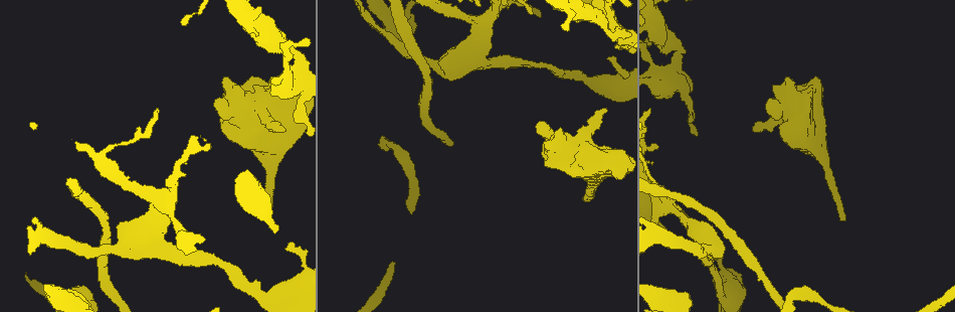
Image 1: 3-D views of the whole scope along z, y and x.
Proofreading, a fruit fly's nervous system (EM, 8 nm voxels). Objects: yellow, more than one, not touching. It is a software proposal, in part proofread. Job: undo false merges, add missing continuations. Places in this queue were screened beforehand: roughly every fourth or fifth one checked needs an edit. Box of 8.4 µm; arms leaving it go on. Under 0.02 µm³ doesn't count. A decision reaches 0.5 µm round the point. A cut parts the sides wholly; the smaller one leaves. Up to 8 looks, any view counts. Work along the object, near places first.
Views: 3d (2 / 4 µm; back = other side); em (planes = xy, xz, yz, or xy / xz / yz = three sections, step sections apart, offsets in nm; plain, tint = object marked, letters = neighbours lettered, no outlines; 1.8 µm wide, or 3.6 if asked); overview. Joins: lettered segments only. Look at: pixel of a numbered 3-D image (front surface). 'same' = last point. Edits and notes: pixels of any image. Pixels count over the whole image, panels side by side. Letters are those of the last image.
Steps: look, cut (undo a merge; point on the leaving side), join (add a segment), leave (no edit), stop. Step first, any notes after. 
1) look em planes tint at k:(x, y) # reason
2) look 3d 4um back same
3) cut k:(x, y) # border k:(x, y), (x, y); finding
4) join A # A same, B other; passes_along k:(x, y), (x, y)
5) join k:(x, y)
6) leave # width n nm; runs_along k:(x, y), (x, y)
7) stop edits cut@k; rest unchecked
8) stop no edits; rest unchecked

look em 3.6um planes plain at 1:(267, 119) # sudden change in width

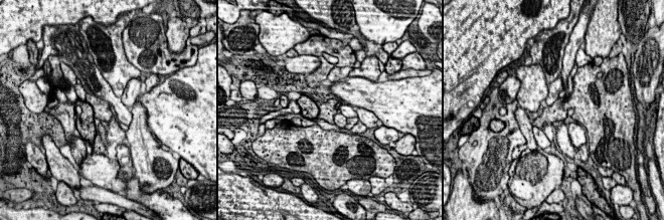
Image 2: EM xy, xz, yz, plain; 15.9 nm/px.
look em 3.6um planes letters same # see the neighbours

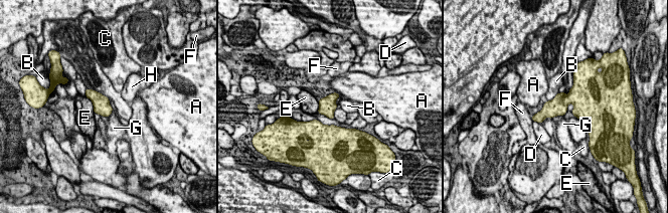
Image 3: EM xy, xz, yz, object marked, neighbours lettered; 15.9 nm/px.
leave # A other, B other, C other, D other, E other, F other, G other, H other; runs_along 3:(585, 105), (563, 99), (534, 118); all the same neuron

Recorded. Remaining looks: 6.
look 3d 2um back at 1:(484, 22) # thick turns thin

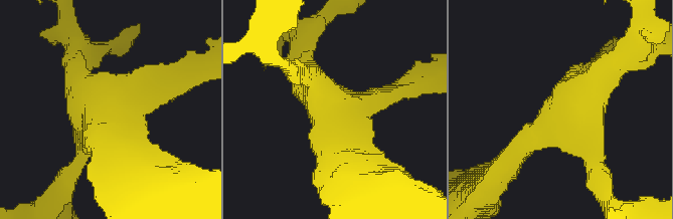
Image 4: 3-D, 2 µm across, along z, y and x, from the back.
look em planes letters at 4:(106, 117) # shape alone is not enough

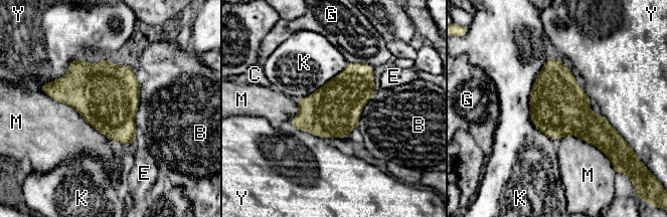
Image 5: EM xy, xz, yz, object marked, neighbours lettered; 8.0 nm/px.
leave # B other, C other, E other, G other, K other, M other, Y other; border 5:(555, 56), (529, 98), (553, 142); continuous, no second neuron

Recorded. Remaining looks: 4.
look 3d 4um at 1:(664, 226) # an open end

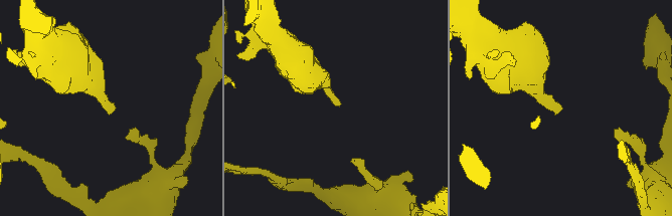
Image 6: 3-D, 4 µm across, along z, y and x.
look em planes letters at 6:(113, 110)

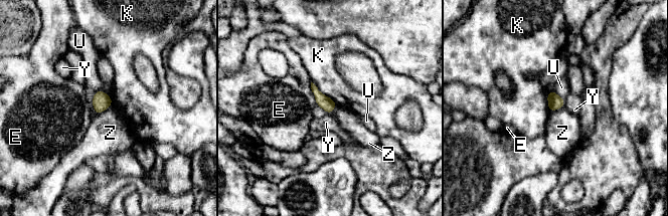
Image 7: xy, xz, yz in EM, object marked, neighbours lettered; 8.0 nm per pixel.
leave # E other, K other, U other, Y other, Z other; border 7:(112, 103), (96, 116); no lettered segment goes on from it

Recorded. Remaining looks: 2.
stop no edits; rest unchecked

